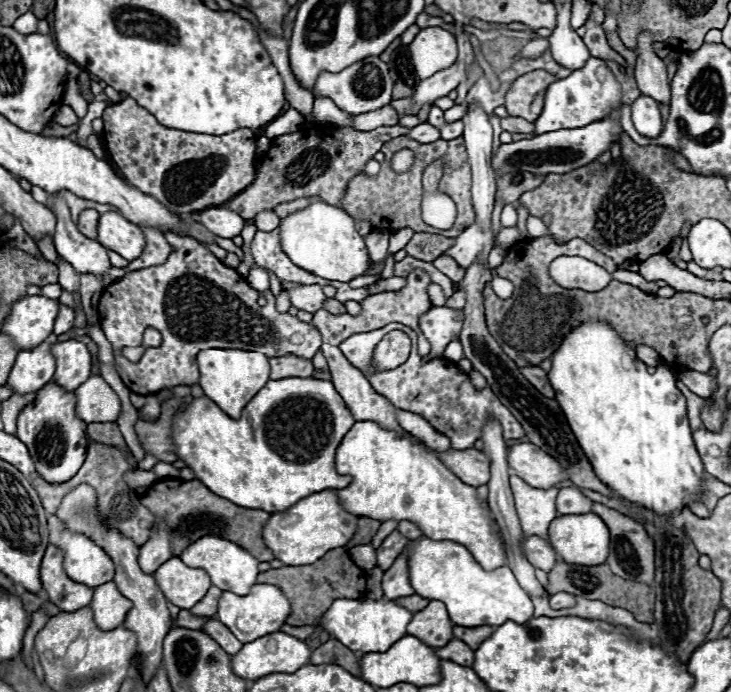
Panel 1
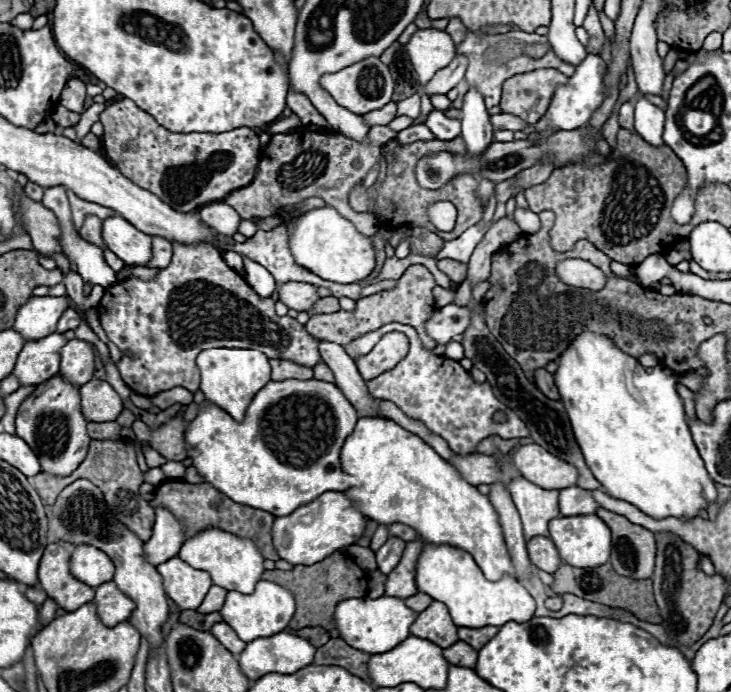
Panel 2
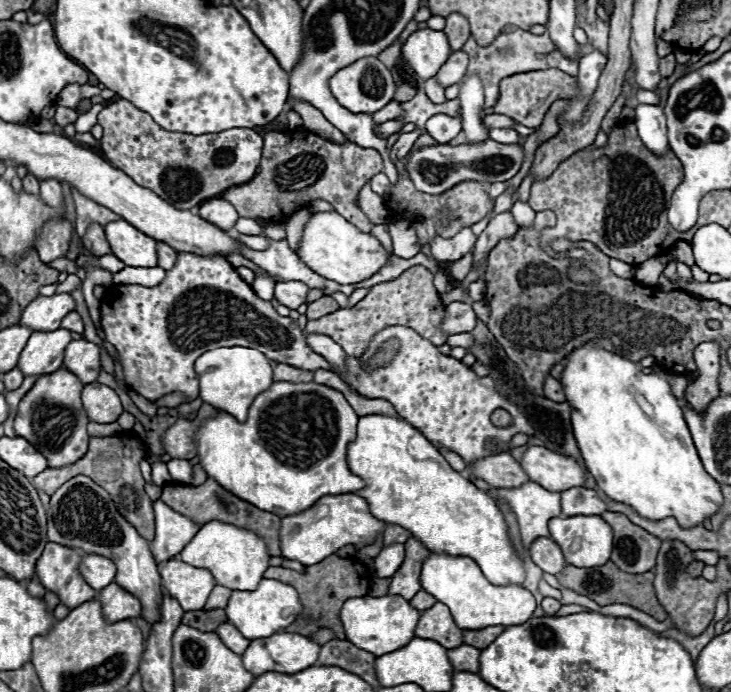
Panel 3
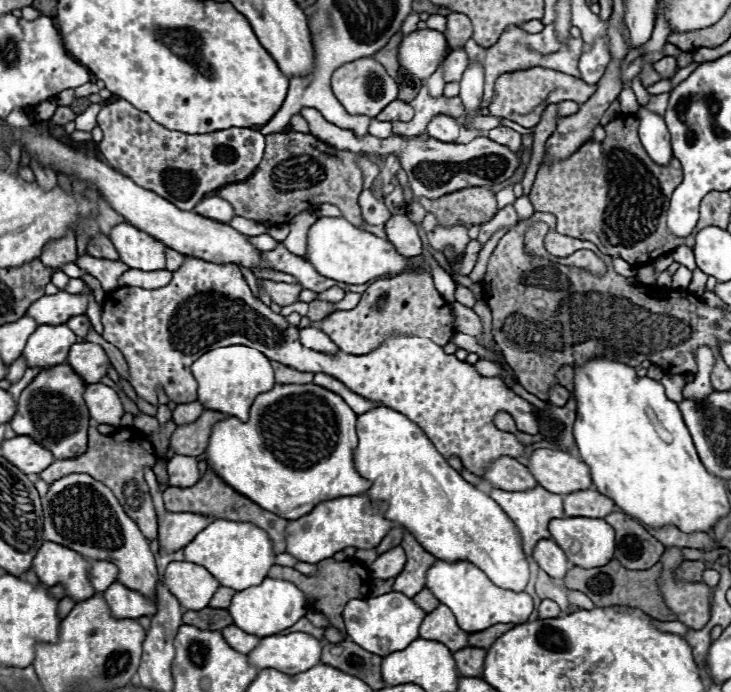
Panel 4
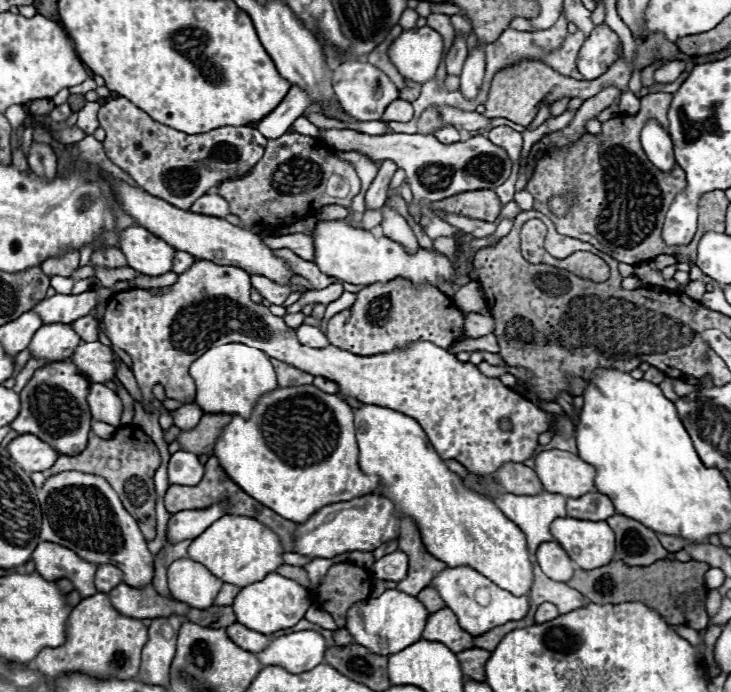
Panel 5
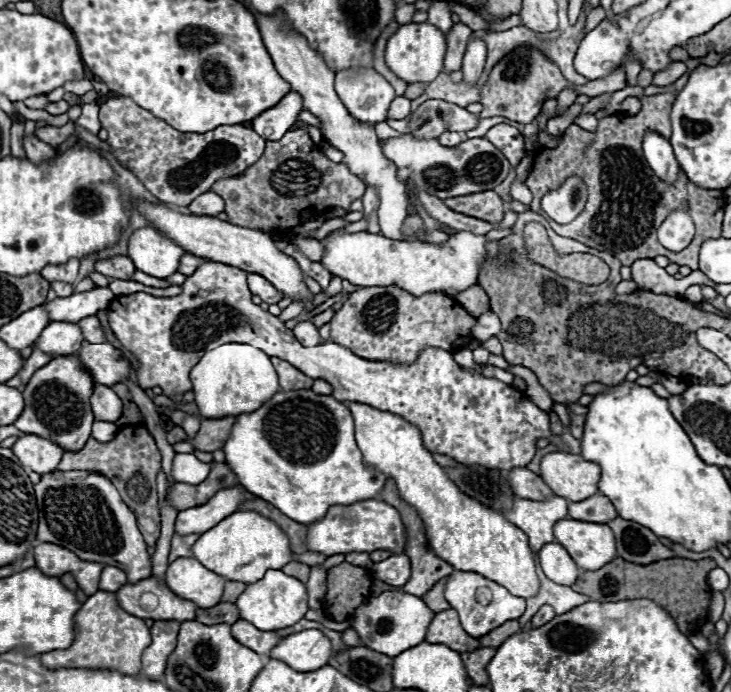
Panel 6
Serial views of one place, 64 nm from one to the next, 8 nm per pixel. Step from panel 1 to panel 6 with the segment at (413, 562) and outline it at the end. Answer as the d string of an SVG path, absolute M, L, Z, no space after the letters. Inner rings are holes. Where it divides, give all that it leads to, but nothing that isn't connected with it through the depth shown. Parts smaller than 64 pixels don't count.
M454 570L448 576L444 594L446 594L446 600L450 602L450 606L460 614L462 628L474 638L484 636L484 632L492 632L492 628L498 628L500 624L504 624L504 620L520 618L524 612L524 604L526 604L524 598L512 596L506 588L498 586L496 582L484 578L476 572L462 572L462 570Z

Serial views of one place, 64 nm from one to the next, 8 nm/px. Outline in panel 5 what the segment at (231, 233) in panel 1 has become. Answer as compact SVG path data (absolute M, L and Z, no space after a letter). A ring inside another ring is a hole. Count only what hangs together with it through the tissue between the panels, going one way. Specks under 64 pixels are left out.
M204 194L200 196L190 212L196 212L196 214L206 214L206 216L216 216L216 218L224 218L228 214L228 202L222 198L222 196L216 196L216 194Z

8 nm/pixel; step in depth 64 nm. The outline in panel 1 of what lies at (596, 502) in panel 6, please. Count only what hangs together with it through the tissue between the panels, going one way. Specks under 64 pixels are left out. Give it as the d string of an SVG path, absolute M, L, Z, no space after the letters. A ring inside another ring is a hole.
M576 486L560 488L556 498L556 508L560 514L588 514L592 510L592 500L586 498Z

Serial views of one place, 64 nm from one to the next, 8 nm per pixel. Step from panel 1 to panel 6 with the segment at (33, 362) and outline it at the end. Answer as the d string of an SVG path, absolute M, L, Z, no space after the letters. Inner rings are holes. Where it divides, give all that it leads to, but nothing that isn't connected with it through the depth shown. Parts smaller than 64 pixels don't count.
M56 320L44 328L34 346L52 356L66 356L66 354L76 354L80 350L82 340L84 340L82 330L76 322Z

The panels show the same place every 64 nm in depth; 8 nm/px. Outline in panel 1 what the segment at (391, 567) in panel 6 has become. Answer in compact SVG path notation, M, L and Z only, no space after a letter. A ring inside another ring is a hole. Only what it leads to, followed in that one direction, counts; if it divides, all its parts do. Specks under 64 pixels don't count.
M392 532L384 542L382 542L382 546L376 550L376 554L378 554L378 566L382 568L382 570L388 570L392 564L394 564L394 560L400 556L400 552L406 548L406 544L408 544L408 540L400 534L400 532Z

